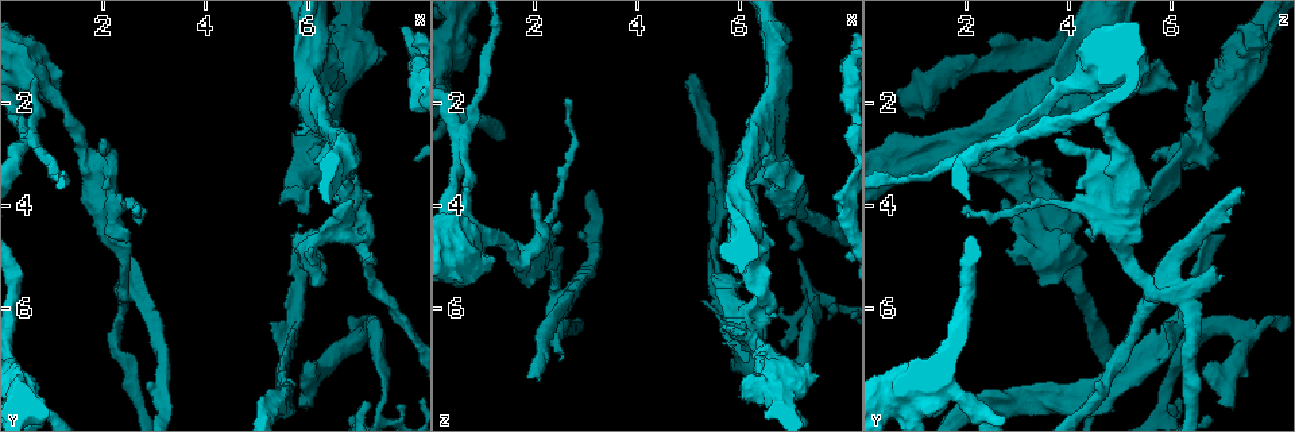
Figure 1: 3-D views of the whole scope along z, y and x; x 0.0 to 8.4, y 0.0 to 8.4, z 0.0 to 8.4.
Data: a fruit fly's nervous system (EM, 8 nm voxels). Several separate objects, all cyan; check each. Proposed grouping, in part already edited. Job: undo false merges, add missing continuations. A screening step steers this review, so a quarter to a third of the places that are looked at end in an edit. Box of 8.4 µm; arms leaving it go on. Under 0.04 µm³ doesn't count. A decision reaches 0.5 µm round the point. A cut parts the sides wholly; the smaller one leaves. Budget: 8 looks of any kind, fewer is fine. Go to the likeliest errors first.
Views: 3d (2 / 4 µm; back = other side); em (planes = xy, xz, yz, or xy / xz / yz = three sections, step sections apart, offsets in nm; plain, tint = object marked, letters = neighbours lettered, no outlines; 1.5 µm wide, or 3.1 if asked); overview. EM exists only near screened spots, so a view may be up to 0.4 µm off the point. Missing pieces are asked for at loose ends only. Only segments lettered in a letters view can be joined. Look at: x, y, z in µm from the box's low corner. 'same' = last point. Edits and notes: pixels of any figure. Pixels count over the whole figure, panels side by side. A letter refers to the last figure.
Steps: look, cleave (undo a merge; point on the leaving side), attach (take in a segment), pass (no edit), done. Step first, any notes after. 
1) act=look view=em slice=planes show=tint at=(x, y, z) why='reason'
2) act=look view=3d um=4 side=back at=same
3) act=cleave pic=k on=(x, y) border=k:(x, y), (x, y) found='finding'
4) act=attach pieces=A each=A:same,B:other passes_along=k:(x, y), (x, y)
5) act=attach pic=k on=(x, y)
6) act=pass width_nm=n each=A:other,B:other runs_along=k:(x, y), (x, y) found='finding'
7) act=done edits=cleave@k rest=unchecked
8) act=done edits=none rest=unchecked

act=look view=3d um=4 at=(5.90, 4.30, 6.75) why='branch stops here'

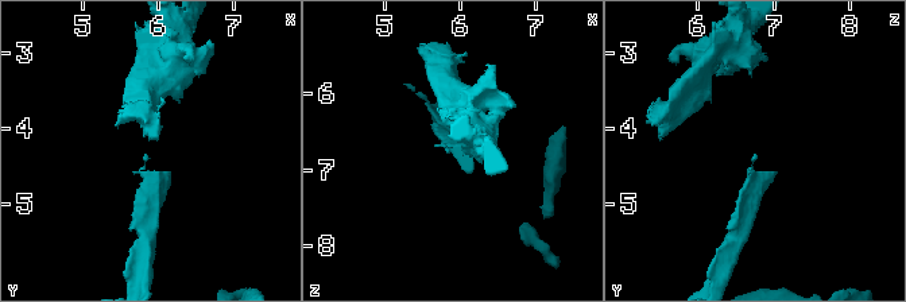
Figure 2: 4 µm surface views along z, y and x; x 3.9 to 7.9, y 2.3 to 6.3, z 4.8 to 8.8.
act=look view=em slice=planes show=tint at=(5.85, 4.35, 6.75)

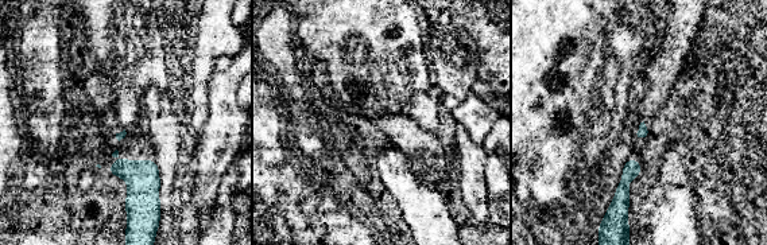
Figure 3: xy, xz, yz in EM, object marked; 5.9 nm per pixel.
act=look view=em slice=planes show=letters at=same why='see the neighbours'

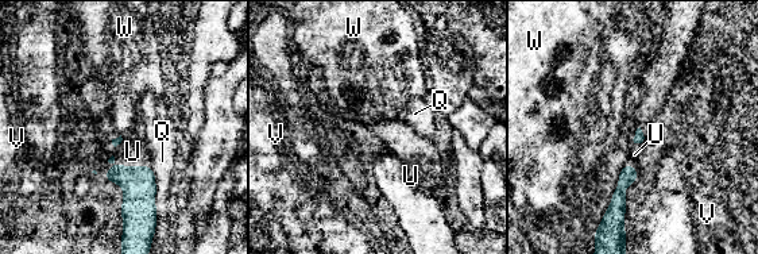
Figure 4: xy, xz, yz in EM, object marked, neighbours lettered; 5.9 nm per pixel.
act=pass longest_contact=Q:320nm each=Q:other,U:other,V:other,W:other found='none of them fits'

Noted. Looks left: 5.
act=look view=3d um=2 at=(6.60, 1.80, 6.10) why='branch stops here'

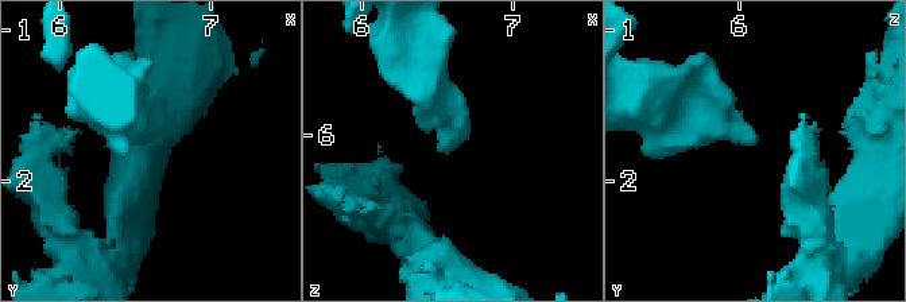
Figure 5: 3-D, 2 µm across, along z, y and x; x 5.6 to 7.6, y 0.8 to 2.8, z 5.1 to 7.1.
act=look view=em slice=planes show=letters at=(6.56, 1.76, 6.12)

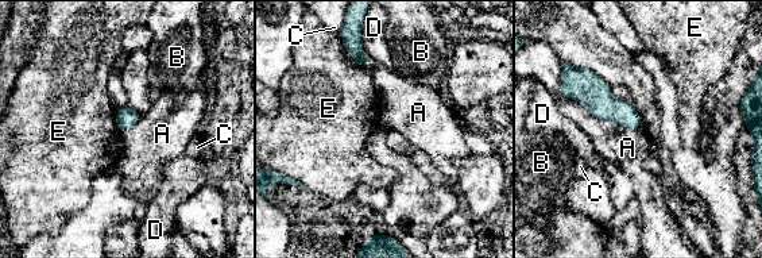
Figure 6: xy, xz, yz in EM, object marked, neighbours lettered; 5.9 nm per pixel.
act=pass each=A:other,B:other,C:other,D:other,E:other border=6:(595, 116), (629, 127), (641, 127) found='no lettered segment goes on from it'

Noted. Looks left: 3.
act=look view=em slice=xz step=4 show=tint at=(5.60, 7.60, 4.10) why='touches itself'

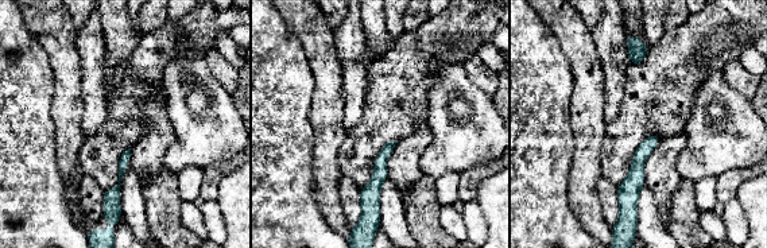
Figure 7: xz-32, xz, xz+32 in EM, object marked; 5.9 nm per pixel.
act=look view=em slice=xy step=4 show=letters at=same

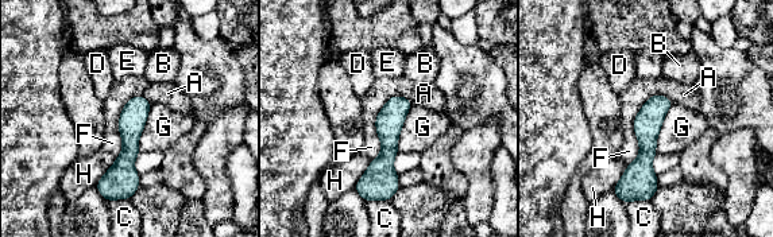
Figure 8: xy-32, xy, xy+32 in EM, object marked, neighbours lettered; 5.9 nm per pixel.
act=pass width_nm=160 each=A:other,B:other,C:other,D:other,E:other,F:other,G:other,H:other runs_along=8:(664, 100), (629, 197) found='all the same cell'

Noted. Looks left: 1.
act=done edits=none rest=unchecked

